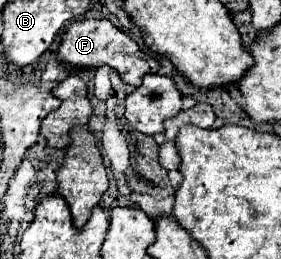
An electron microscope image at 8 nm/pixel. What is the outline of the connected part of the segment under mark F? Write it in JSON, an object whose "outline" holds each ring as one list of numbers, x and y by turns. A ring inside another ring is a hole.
{"outline":[[82,19,82,21,74,21,64,37,62,37,62,45,58,49,58,59,64,63,70,63,74,67,102,67,108,65,112,69,116,69,122,77,124,83,130,83,134,87,138,87,142,83,142,75,146,73,156,73,158,71,158,61,144,53,136,41,132,41,124,31,120,31,118,27,114,27,108,19]]}

